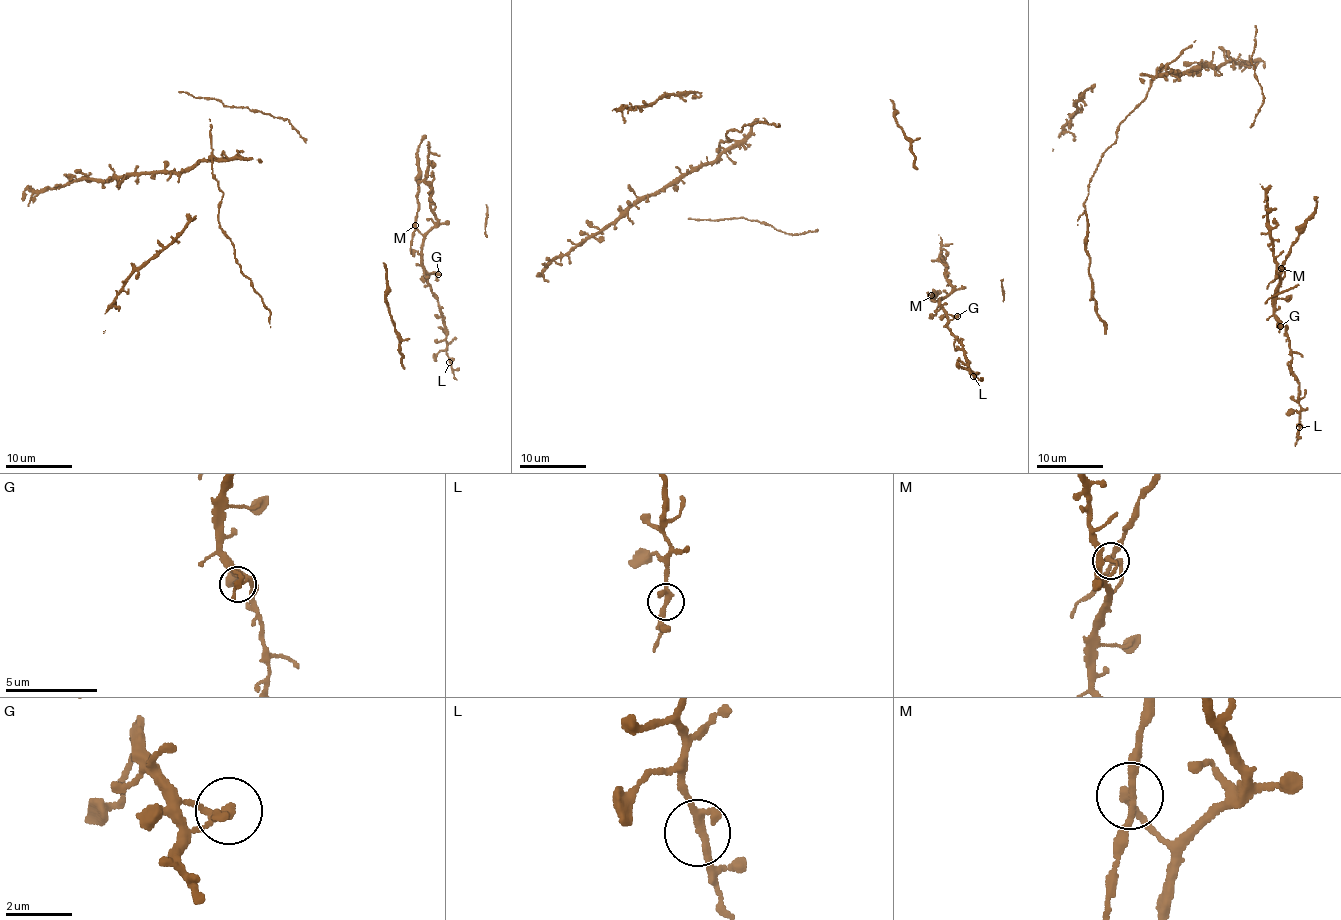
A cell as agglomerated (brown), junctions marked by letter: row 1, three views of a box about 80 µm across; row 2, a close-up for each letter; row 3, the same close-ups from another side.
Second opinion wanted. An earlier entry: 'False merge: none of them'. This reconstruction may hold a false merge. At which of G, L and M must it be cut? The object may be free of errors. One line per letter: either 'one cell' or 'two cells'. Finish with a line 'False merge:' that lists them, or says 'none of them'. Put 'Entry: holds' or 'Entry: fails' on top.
Entry: fails
G: one cell
L: one cell
M: two cells
False merge: M

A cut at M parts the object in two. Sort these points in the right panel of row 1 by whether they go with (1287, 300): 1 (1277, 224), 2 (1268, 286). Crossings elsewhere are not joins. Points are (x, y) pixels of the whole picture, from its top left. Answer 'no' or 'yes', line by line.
1: yes
2: no

